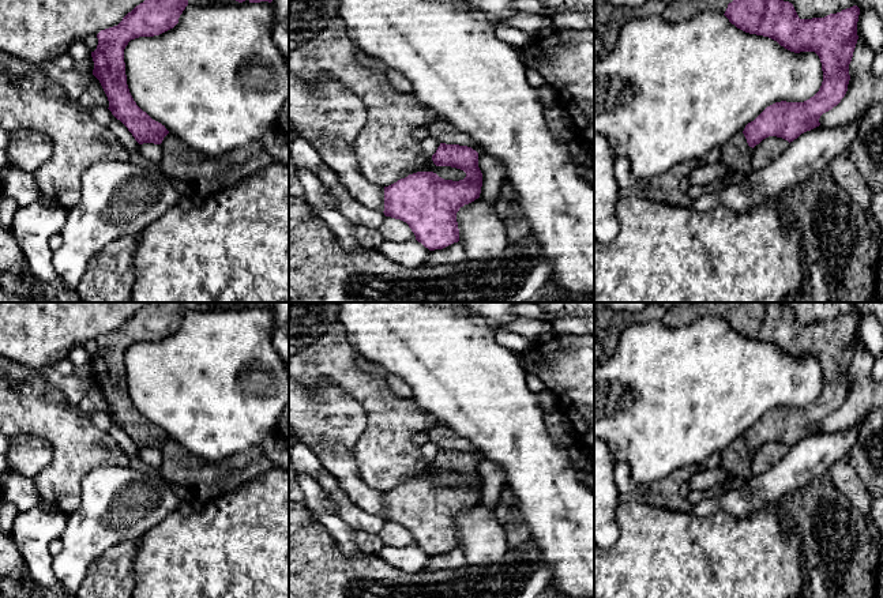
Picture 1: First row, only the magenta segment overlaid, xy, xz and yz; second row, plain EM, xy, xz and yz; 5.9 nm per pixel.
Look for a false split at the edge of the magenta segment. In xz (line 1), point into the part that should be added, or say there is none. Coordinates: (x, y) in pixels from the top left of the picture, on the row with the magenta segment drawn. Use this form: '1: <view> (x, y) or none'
1: none

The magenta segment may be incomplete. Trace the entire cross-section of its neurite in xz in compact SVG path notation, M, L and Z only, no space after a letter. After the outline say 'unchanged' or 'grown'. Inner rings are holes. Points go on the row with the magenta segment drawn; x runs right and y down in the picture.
M440 143L432 155L436 166L461 169L466 177L444 180L433 172L417 172L384 187L384 215L409 225L429 251L459 241L456 213L480 198L482 173L478 153L467 146Z | unchanged

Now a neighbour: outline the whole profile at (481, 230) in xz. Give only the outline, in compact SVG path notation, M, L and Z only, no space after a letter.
M481 198L461 207L456 222L459 241L465 244L469 259L488 262L500 257L508 245L504 223L495 206Z

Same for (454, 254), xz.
M454 242L443 249L429 251L428 257L422 262L422 267L437 267L447 264L458 264L467 257L465 244Z

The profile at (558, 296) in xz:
M553 286L546 287L546 294L551 296L553 302L594 302L594 296L572 296L557 290Z

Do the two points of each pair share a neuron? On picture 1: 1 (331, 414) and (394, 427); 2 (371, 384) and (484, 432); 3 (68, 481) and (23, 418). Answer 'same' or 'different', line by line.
1: different
2: different
3: same

